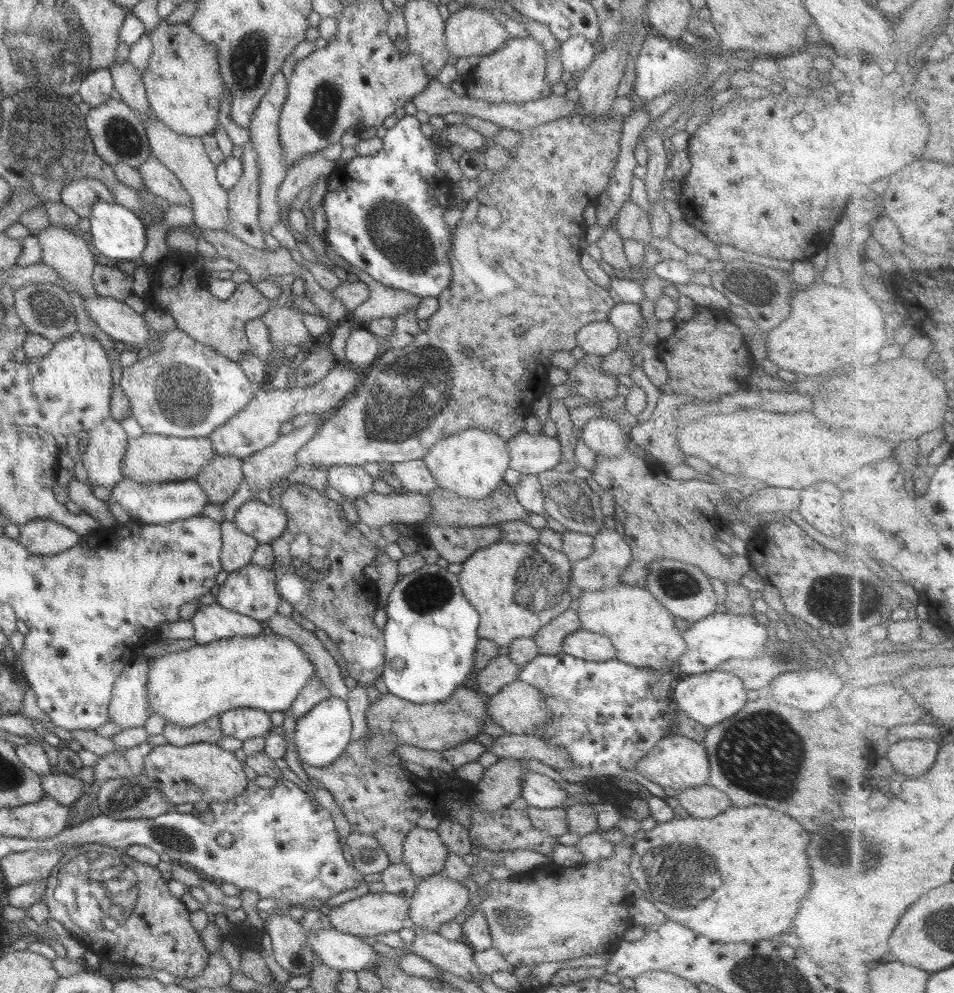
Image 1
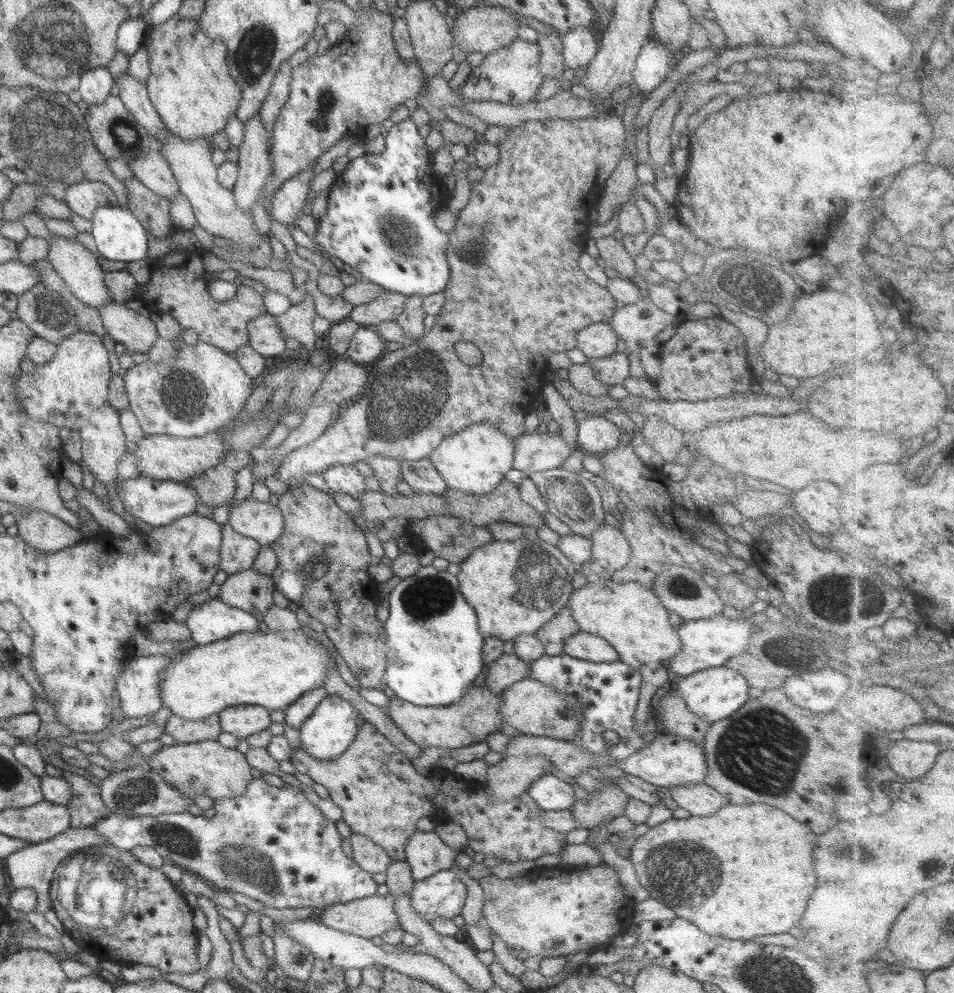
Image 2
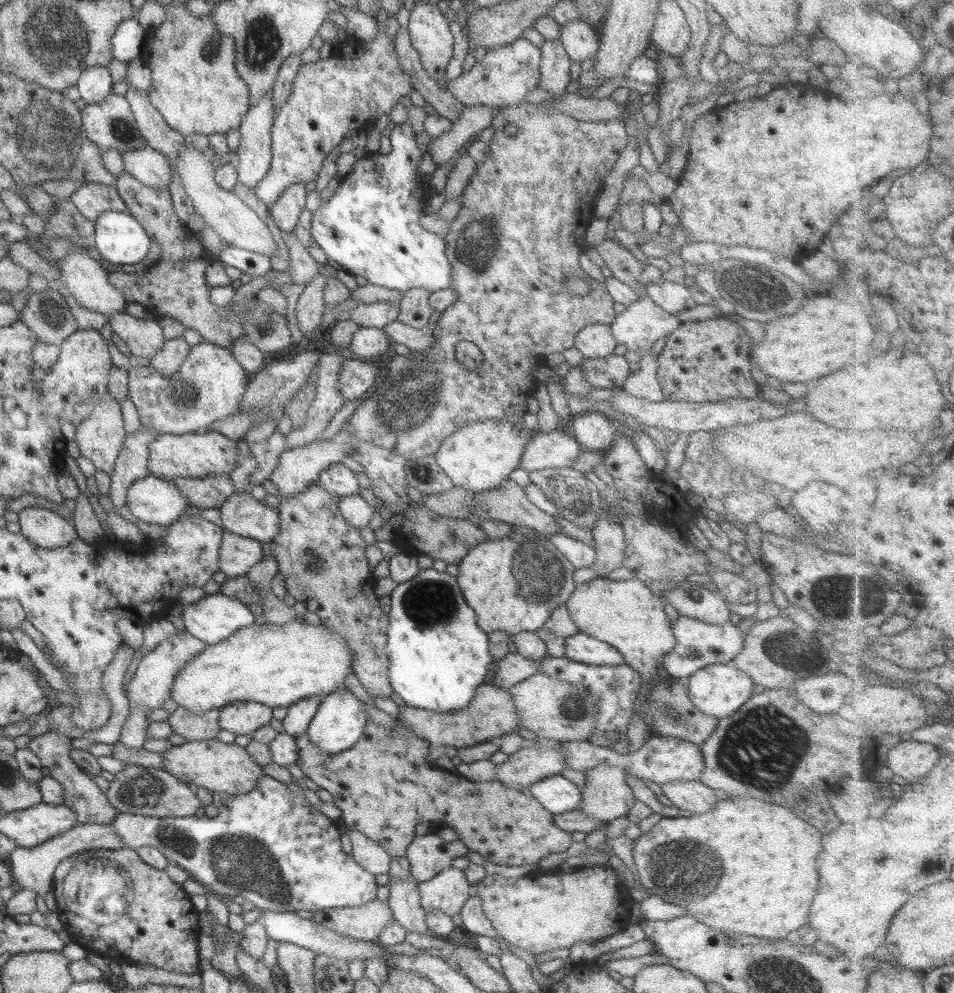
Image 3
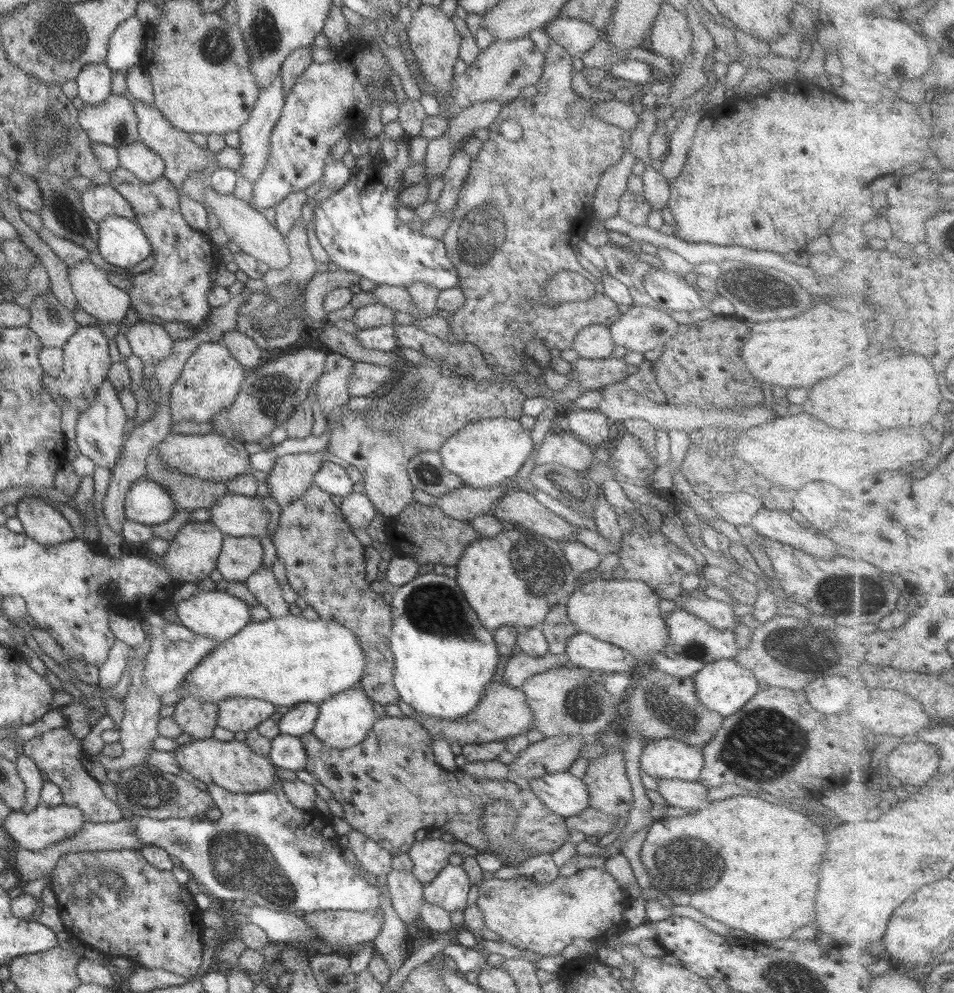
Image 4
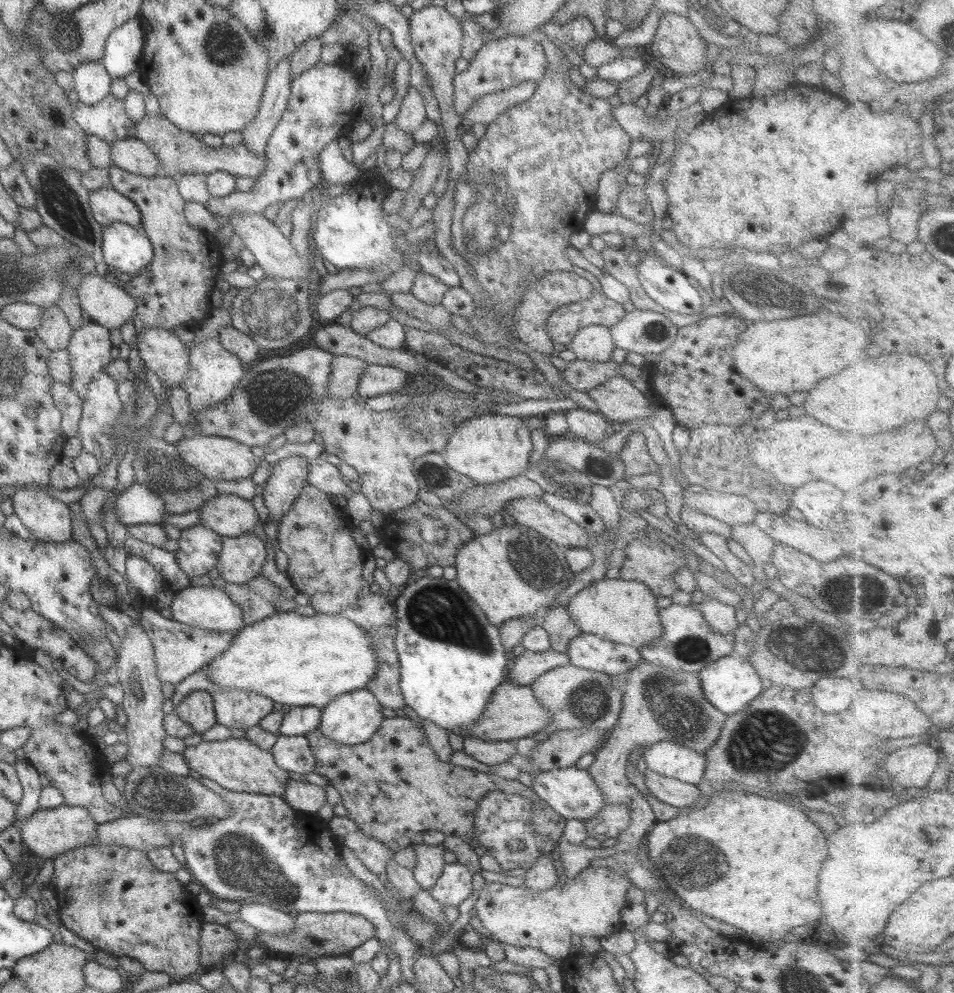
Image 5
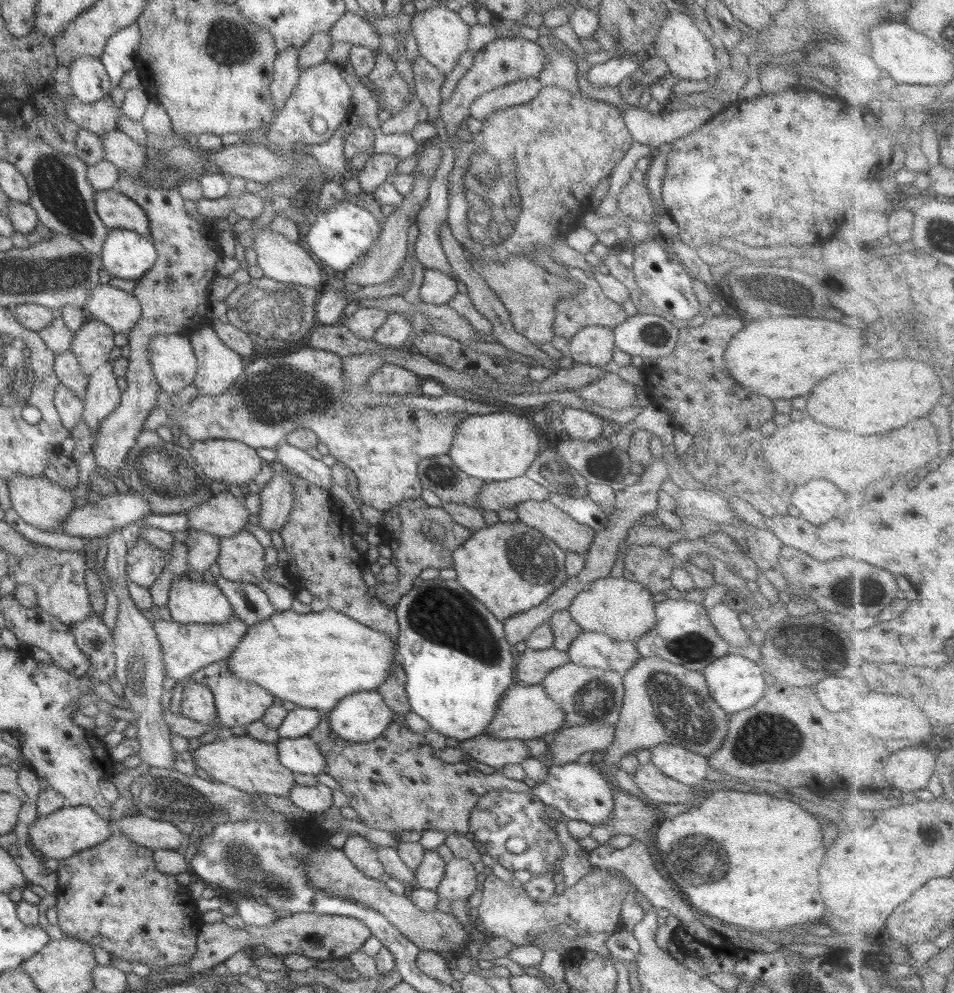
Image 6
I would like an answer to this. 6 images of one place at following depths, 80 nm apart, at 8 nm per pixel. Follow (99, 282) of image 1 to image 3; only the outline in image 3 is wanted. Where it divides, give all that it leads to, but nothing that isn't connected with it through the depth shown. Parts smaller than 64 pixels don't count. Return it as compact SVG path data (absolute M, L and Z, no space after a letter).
M124 171L116 179L116 190L125 202L128 212L146 229L150 239L160 245L162 256L156 266L147 267L144 274L127 276L125 272L109 271L109 282L122 292L128 303L137 302L150 313L151 318L170 316L187 328L199 332L202 341L231 350L234 340L245 336L242 315L261 302L254 296L238 304L218 306L211 301L205 270L214 262L202 246L195 232L180 222L167 188L150 188Z

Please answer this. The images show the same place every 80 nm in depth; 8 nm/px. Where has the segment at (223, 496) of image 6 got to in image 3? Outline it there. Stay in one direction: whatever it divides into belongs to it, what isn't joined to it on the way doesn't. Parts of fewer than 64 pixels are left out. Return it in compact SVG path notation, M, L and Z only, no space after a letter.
M249 492L231 495L218 510L224 531L261 543L272 542L279 534L279 510L270 508Z

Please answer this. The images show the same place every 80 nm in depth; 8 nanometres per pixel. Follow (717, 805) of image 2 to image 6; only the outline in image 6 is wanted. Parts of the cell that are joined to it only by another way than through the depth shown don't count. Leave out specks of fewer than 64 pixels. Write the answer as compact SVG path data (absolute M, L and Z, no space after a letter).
M652 760L640 765L632 777L636 786L656 802L690 805L694 800L693 787L662 774Z

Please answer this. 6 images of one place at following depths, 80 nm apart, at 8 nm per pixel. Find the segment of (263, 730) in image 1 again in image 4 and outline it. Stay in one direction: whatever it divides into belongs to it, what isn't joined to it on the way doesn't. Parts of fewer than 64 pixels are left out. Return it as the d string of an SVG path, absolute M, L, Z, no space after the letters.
M233 696L217 702L217 726L232 732L245 732L258 727L264 720L272 718L276 705L257 698Z

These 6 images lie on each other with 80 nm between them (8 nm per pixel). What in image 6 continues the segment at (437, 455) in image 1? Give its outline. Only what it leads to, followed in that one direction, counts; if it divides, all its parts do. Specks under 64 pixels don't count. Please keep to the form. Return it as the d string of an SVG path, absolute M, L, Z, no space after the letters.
M518 412L489 413L486 415L468 415L459 422L453 435L452 448L447 456L452 459L456 469L480 479L486 483L503 482L523 476L537 458L540 451L540 438L543 432L532 421L530 414Z

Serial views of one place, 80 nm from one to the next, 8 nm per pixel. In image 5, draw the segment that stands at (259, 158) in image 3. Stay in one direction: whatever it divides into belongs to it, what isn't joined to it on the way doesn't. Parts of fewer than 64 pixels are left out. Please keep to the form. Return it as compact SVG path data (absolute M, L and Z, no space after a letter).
M283 58L267 76L262 102L260 102L260 110L256 113L256 118L241 130L241 143L246 145L246 148L250 148L254 154L259 154L259 156L265 154L270 135L280 122L284 111L286 111L292 90L291 82L290 61L289 58Z

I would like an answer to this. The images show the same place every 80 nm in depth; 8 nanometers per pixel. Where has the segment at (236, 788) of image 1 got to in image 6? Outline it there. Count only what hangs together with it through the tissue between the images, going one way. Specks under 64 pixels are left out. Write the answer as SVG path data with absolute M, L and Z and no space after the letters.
M228 733L215 741L201 744L194 750L194 762L212 776L212 780L241 790L258 794L274 794L288 797L296 784L294 773L278 762L277 745L260 742L251 736L235 736Z

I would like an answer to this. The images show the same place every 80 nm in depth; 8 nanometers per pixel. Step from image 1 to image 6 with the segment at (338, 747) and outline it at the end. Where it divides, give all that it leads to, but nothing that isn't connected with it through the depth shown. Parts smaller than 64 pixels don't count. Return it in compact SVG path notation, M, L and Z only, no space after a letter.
M375 690L341 698L328 712L329 729L348 742L368 742L386 733L394 713Z

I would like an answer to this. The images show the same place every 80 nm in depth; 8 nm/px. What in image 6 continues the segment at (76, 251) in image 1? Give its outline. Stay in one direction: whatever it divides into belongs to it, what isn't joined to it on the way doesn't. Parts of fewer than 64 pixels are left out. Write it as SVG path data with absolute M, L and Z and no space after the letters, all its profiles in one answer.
M108 283L92 287L84 310L89 319L103 322L115 333L123 334L128 334L142 314L141 304L132 293Z

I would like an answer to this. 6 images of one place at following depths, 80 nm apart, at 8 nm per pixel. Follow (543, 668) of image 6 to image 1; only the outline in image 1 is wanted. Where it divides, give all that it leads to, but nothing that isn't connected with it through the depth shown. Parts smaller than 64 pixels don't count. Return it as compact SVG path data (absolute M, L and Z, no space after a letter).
M496 655L476 673L479 692L488 696L496 694L503 686L518 678L521 668L508 655Z

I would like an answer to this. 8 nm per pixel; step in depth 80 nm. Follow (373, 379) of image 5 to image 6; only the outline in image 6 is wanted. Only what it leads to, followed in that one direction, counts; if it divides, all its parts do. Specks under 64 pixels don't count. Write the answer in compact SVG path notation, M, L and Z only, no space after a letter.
M384 363L368 377L366 385L373 392L406 397L418 393L424 380L401 366Z

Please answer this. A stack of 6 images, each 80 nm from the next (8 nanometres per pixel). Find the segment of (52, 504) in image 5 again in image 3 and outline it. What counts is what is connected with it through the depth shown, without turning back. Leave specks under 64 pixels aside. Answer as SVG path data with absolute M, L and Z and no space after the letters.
M24 508L18 514L18 524L21 533L40 548L62 548L79 538L72 522L46 508Z

